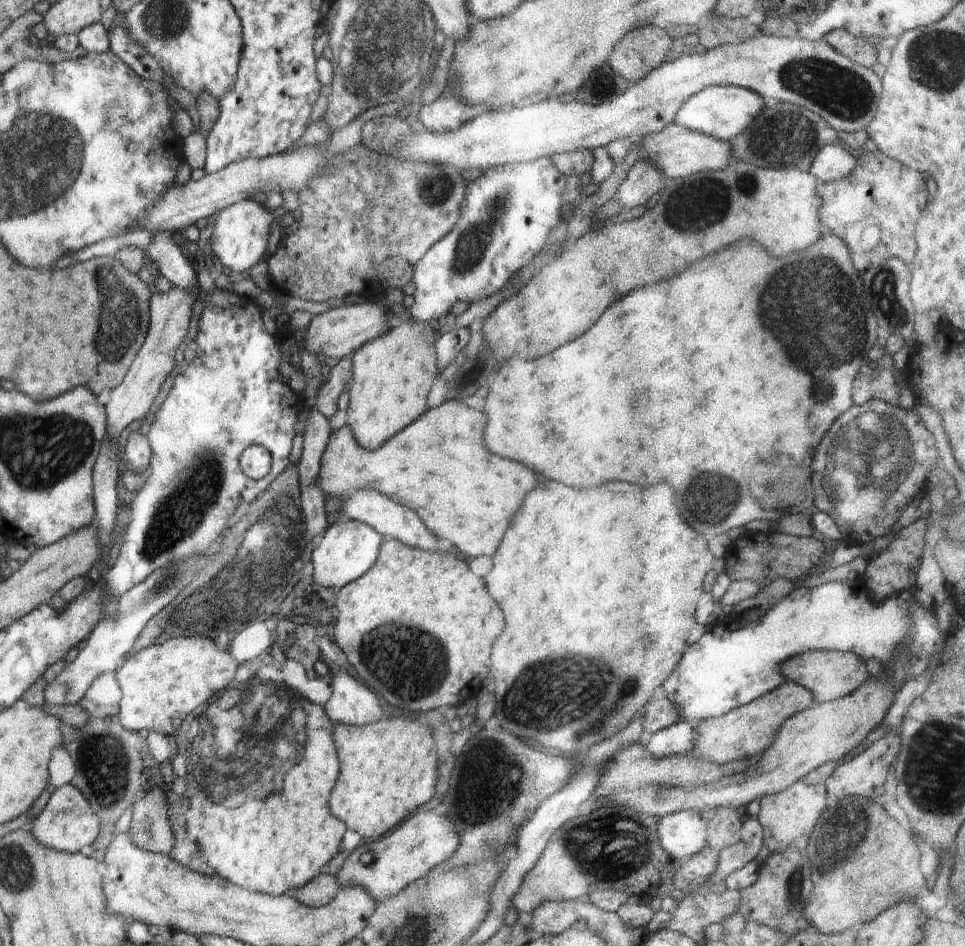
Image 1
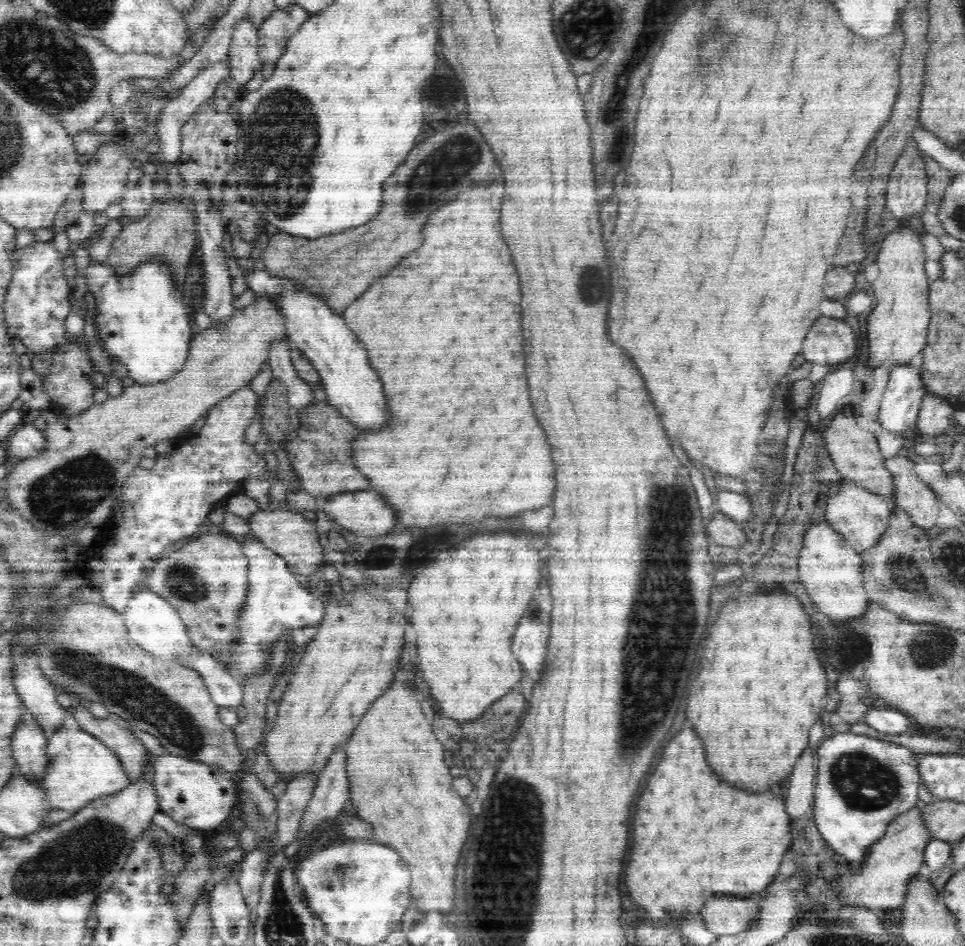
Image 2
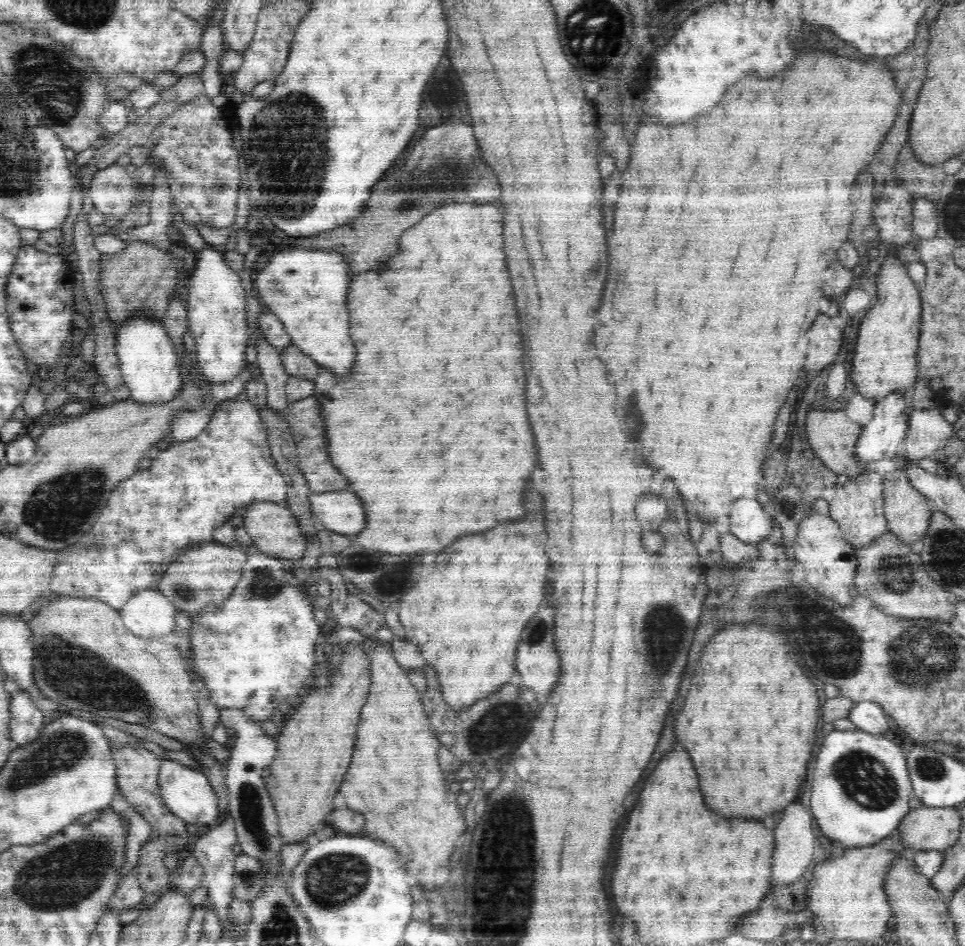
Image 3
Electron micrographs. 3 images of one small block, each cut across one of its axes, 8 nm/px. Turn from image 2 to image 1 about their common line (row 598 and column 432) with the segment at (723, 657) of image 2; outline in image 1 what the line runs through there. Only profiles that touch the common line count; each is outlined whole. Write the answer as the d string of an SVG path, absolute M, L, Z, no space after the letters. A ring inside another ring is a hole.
M385 714L378 722L364 726L348 726L348 724L334 724L334 742L340 758L340 778L330 794L330 808L332 814L342 820L350 830L358 832L366 838L381 838L392 832L400 820L410 816L416 808L426 804L434 796L436 776L438 770L438 747L432 740L432 732L426 724L416 720L408 720L402 716Z

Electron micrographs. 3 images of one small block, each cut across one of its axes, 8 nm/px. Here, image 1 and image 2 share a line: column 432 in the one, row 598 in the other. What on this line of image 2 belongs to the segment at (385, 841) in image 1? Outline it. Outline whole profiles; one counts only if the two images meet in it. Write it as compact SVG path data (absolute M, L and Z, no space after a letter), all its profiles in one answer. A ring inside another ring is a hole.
M825 520L812 523L806 529L798 560L801 586L804 584L809 597L812 596L812 600L830 620L838 622L838 620L852 620L864 616L871 602L865 596L862 557Z

